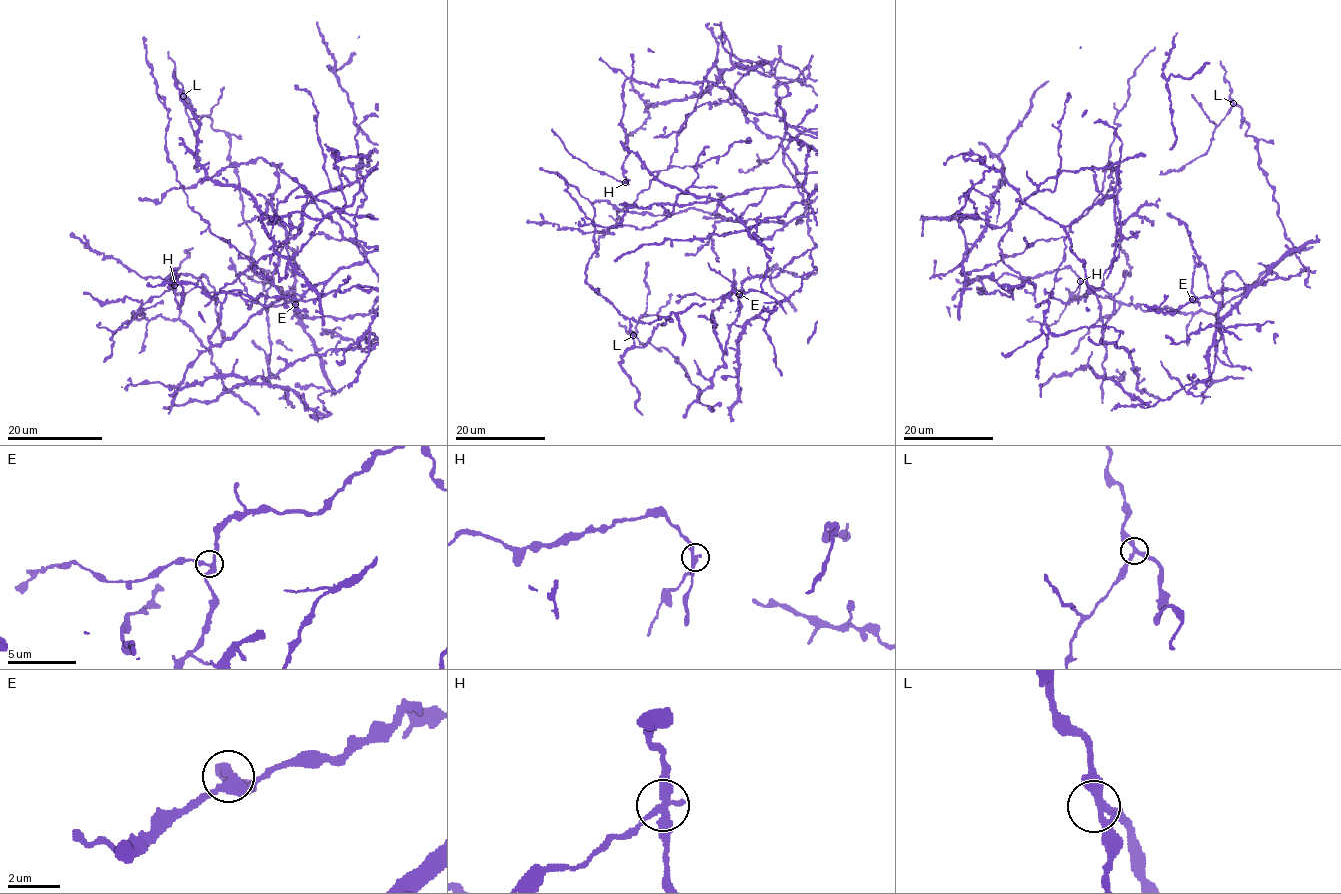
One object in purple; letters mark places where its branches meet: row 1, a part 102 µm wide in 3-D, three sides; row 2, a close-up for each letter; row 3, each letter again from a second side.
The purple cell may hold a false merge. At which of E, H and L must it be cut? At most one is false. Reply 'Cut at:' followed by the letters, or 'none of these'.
Cut at: H

